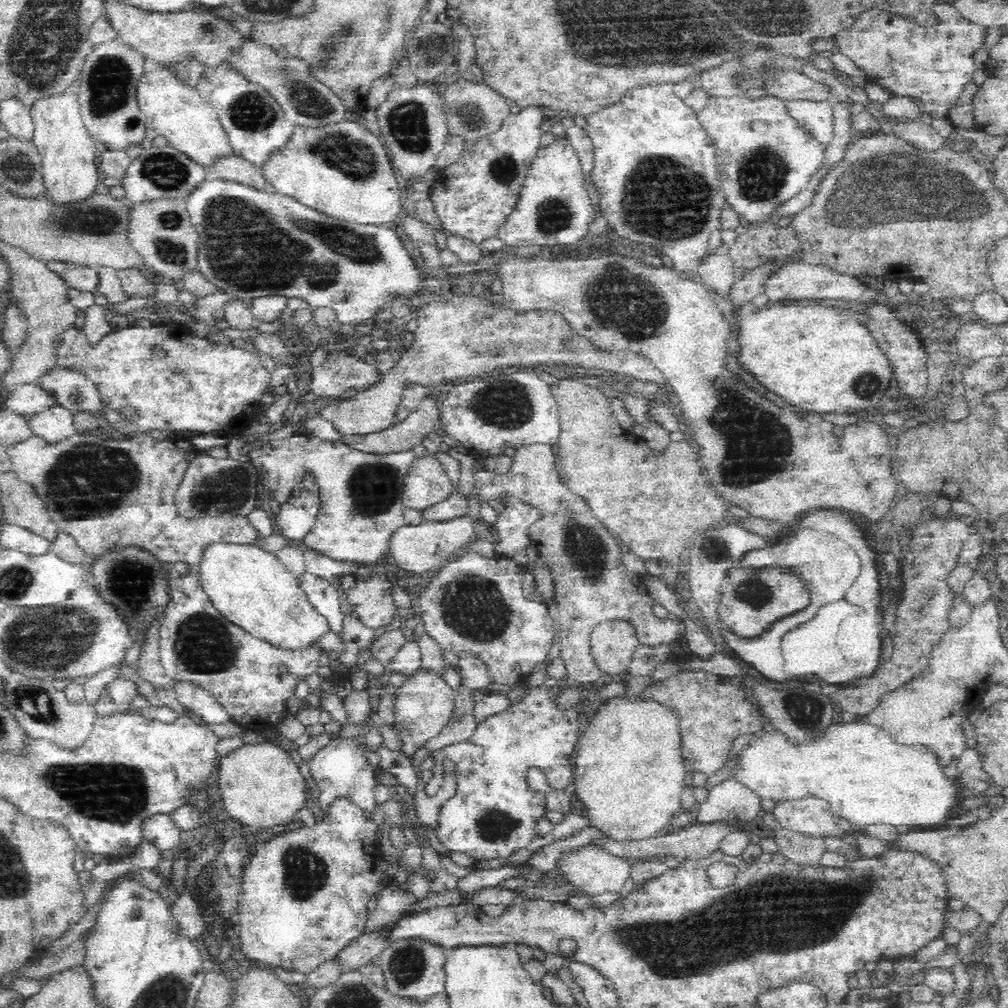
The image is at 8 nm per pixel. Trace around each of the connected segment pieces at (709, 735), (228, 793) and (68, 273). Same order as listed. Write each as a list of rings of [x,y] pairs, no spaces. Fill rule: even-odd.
[[[703,670],[680,672],[662,678],[660,684],[654,683],[642,690],[638,697],[642,700],[659,701],[671,706],[680,719],[682,735],[682,755],[688,767],[694,772],[702,772],[706,777],[716,774],[730,760],[733,742],[738,736],[758,734],[767,728],[757,706],[748,702],[742,688],[730,684],[729,678]]]
[[[271,742],[245,744],[232,754],[220,757],[216,782],[224,808],[246,830],[272,828],[292,822],[296,812],[306,804],[306,782],[294,758]]]
[[[47,262],[52,272],[58,273],[65,280],[68,288],[95,292],[99,276],[97,267],[87,267],[71,262]]]

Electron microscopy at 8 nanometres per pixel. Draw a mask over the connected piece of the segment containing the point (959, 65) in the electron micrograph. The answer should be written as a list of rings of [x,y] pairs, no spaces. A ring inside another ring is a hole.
[[[938,4],[932,14],[936,14],[938,22],[934,26],[920,26],[914,20],[874,7],[863,12],[854,26],[846,28],[835,37],[835,47],[849,57],[870,82],[881,85],[891,94],[914,99],[922,116],[928,120],[947,119],[952,106],[958,104],[965,86],[973,82],[977,69],[974,65],[974,52],[986,38],[986,27],[962,18],[953,4]]]

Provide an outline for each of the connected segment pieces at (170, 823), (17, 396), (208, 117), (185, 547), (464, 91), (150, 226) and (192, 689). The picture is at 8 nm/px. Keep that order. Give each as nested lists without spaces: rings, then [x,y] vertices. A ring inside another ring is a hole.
[[[171,813],[149,816],[143,824],[143,838],[152,843],[160,853],[177,850],[182,827],[172,819]]]
[[[34,383],[15,386],[6,400],[6,408],[9,412],[27,416],[56,405],[56,397],[48,389]]]
[[[167,68],[145,73],[140,78],[137,102],[146,117],[147,127],[163,136],[171,148],[182,152],[192,163],[210,171],[221,159],[235,156],[229,136],[221,126],[216,110],[203,100],[196,87],[191,88],[182,83]]]
[[[99,431],[91,433],[76,433],[74,436],[68,437],[64,440],[56,441],[55,443],[48,442],[48,440],[42,438],[41,436],[32,435],[26,440],[20,441],[16,444],[11,444],[6,447],[6,452],[10,455],[12,463],[12,471],[14,471],[20,480],[32,484],[36,489],[36,494],[44,500],[46,506],[48,507],[48,512],[52,517],[52,520],[57,524],[58,530],[68,534],[72,534],[72,537],[76,539],[78,546],[84,550],[84,553],[88,557],[94,559],[98,557],[104,557],[114,550],[114,546],[118,550],[122,548],[140,548],[141,552],[150,554],[150,557],[156,558],[156,561],[160,561],[160,564],[166,562],[170,565],[177,562],[184,562],[191,567],[198,567],[202,560],[204,559],[204,554],[207,552],[207,548],[212,546],[212,544],[226,543],[226,544],[252,544],[254,546],[259,546],[259,542],[262,542],[261,535],[258,530],[250,524],[248,517],[246,515],[236,515],[236,514],[224,514],[218,518],[184,518],[178,514],[174,493],[188,468],[188,465],[194,458],[199,455],[198,449],[191,443],[190,440],[179,439],[179,440],[157,440],[154,439],[148,433],[136,433],[132,436],[126,436],[124,440],[102,440],[98,438]]]
[[[462,76],[454,84],[441,87],[440,91],[444,100],[449,134],[450,136],[464,136],[467,142],[466,150],[476,140],[500,130],[504,120],[511,116],[506,98],[484,81],[467,80]]]
[[[164,197],[131,203],[128,212],[128,240],[143,264],[154,268],[158,279],[178,282],[185,272],[196,269],[198,232],[187,212],[187,197]]]
[[[175,681],[173,684],[178,701],[188,709],[195,719],[202,719],[209,725],[230,721],[230,715],[208,692],[200,685],[188,681]]]

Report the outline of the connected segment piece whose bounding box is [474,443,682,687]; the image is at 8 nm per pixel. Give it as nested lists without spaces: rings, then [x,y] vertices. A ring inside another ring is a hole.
[[[534,443],[516,448],[516,454],[512,456],[512,466],[508,472],[491,472],[488,468],[480,468],[474,474],[475,490],[482,502],[492,500],[504,501],[508,498],[521,500],[534,508],[546,513],[541,522],[530,525],[529,534],[531,544],[535,544],[540,552],[539,558],[548,564],[554,578],[554,600],[558,603],[559,614],[559,639],[561,651],[559,658],[565,663],[567,679],[580,687],[586,687],[596,682],[602,672],[598,670],[595,660],[590,654],[589,636],[598,624],[620,620],[628,622],[636,632],[638,644],[644,646],[660,646],[674,643],[681,635],[682,626],[673,616],[666,619],[658,619],[654,616],[655,604],[644,587],[641,576],[626,569],[620,553],[620,543],[610,534],[610,531],[602,526],[600,520],[596,520],[590,512],[590,507],[581,496],[576,496],[569,488],[559,471],[555,467],[554,452],[551,444]]]

